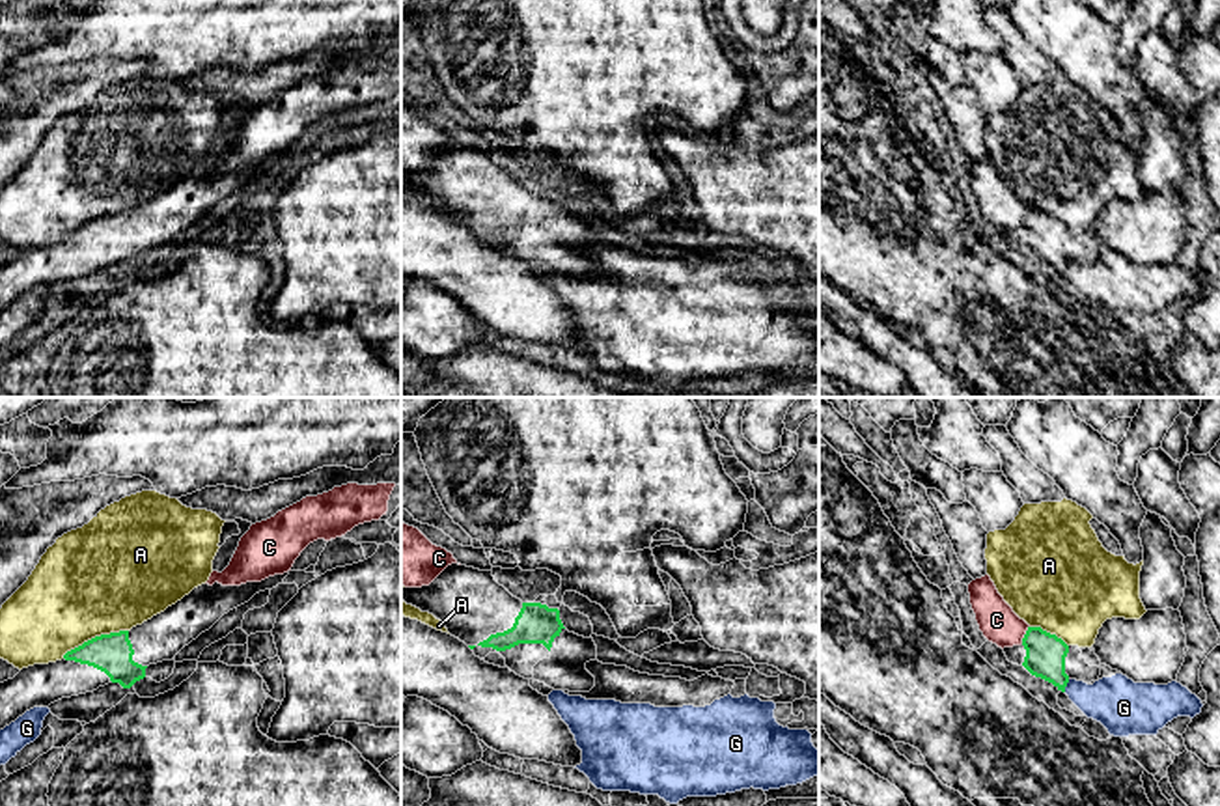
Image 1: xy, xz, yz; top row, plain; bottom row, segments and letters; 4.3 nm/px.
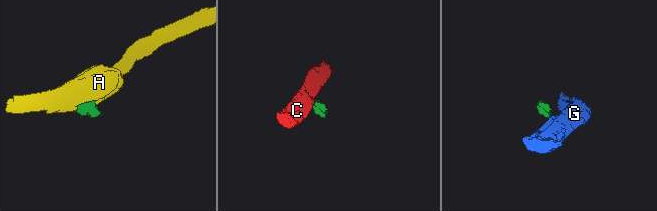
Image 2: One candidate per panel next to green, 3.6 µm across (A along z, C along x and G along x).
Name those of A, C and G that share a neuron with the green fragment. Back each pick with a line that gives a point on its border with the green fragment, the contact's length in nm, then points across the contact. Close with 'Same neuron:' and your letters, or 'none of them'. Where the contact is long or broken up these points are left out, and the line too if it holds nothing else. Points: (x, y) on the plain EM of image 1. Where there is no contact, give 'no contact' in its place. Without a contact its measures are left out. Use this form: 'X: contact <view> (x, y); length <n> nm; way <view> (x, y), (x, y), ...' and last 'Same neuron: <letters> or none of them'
Same neuron: none of them

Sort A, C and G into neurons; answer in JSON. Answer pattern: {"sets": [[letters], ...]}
{"sets": [["A"], ["C"], ["G"]]}

